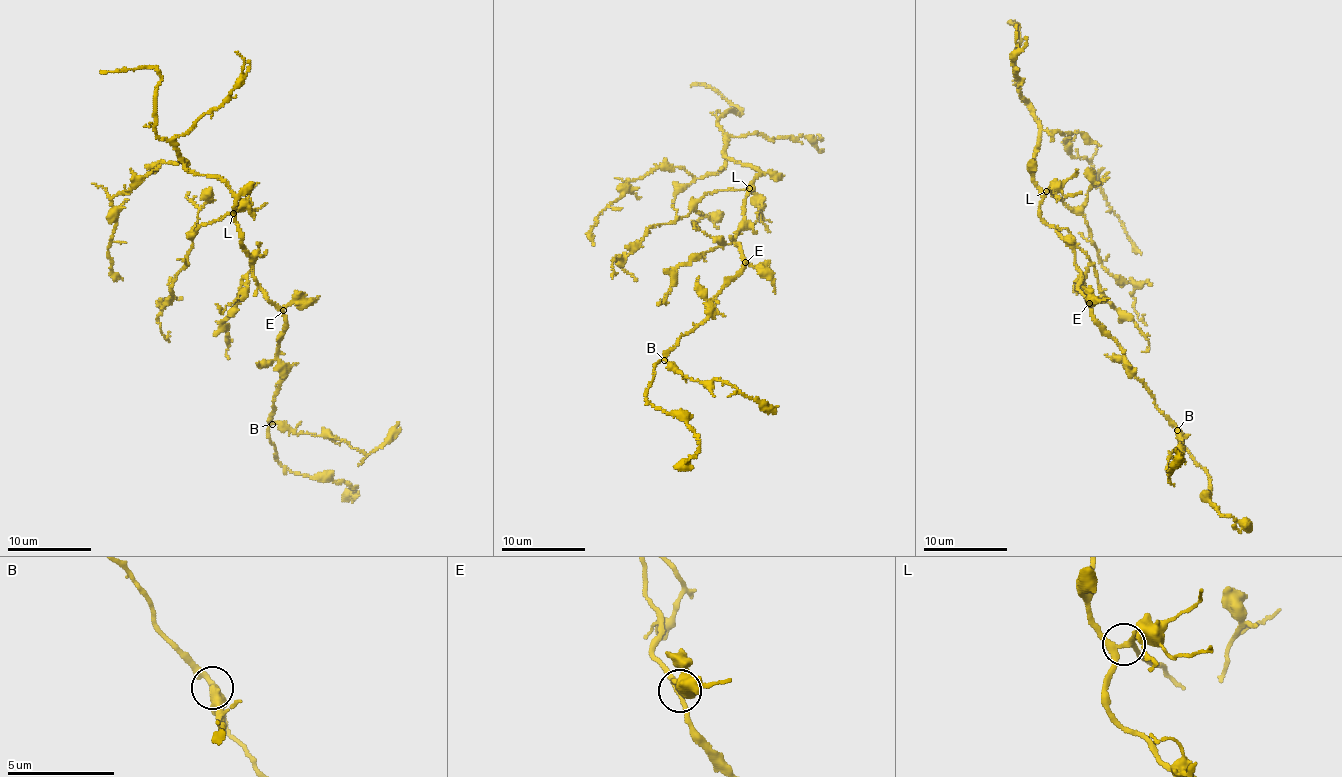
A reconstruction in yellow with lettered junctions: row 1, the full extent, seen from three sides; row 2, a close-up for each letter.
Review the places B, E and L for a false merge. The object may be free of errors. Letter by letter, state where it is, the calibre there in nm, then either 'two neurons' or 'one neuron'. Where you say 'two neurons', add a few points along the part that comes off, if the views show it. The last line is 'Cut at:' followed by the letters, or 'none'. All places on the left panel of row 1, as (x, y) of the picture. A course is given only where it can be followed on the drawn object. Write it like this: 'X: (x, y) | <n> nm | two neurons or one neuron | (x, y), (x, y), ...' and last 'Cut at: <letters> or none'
B: (272, 424) | 280 nm | one neuron
E: (283, 310) | 240 nm | one neuron
L: (233, 213) | 280 nm | one neuron
Cut at: none

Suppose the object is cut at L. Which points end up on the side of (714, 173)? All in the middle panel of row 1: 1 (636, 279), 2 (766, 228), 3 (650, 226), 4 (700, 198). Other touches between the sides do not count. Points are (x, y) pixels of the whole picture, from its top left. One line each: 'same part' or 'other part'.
1: other part
2: other part
3: other part
4: other part

